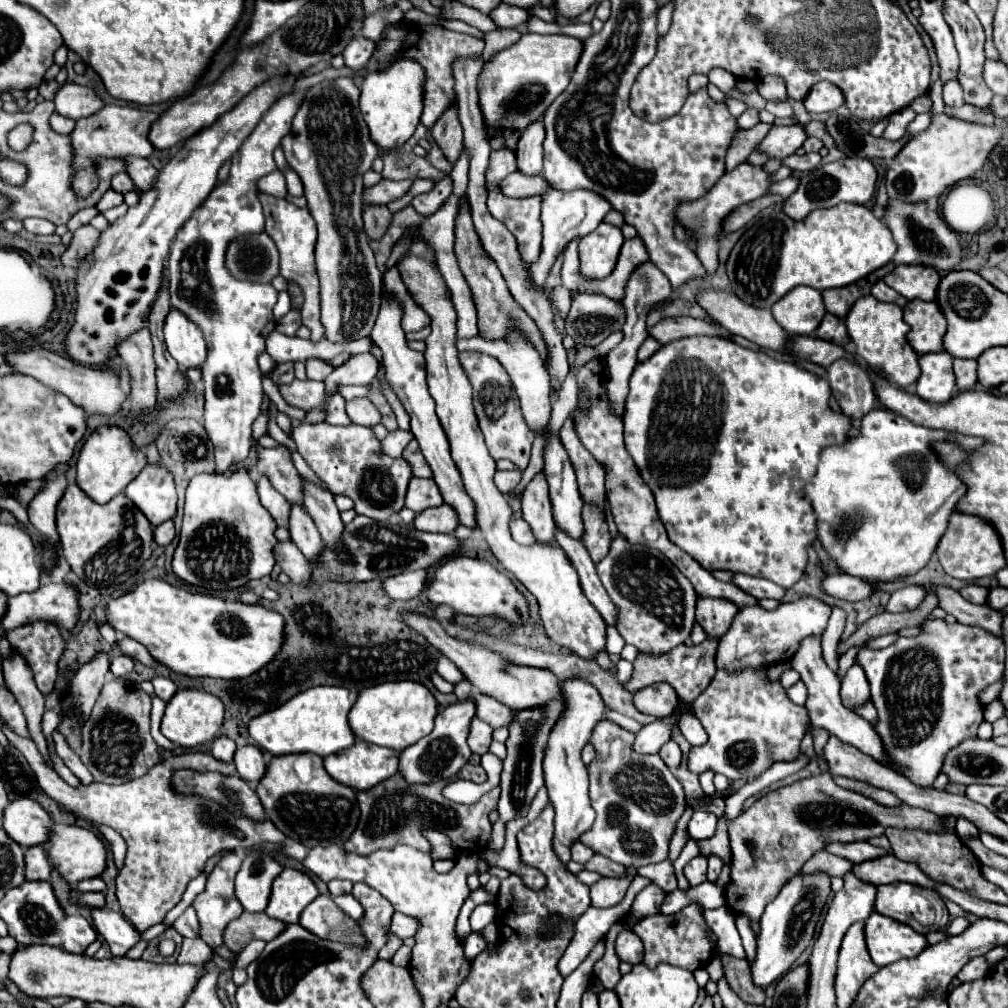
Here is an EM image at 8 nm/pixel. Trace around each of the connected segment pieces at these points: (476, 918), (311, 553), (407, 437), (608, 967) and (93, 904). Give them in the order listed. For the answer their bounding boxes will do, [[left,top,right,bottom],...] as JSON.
[[470,904,496,932],[288,506,324,562],[382,428,414,458],[594,922,622,990],[80,892,106,908]]

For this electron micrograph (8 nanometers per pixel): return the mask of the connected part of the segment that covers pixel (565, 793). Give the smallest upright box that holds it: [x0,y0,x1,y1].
[544,680,604,862]

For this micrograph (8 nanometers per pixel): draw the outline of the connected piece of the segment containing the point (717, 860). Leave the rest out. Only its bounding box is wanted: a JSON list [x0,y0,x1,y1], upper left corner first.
[708,854,724,882]

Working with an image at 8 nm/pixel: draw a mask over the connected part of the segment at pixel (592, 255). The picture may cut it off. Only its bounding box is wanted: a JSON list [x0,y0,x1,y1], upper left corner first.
[580,222,624,280]

